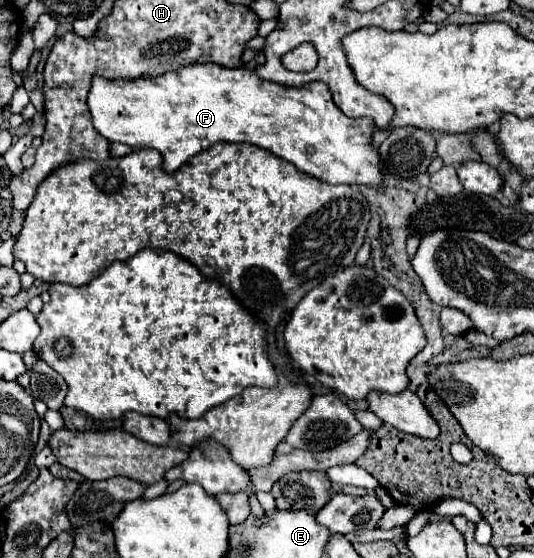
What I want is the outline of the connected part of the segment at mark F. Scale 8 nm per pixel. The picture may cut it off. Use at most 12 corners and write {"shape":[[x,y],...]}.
{"shape":[[192,64],[94,78],[110,142],[164,170],[256,144],[328,184],[384,188],[372,118],[324,82]]}

